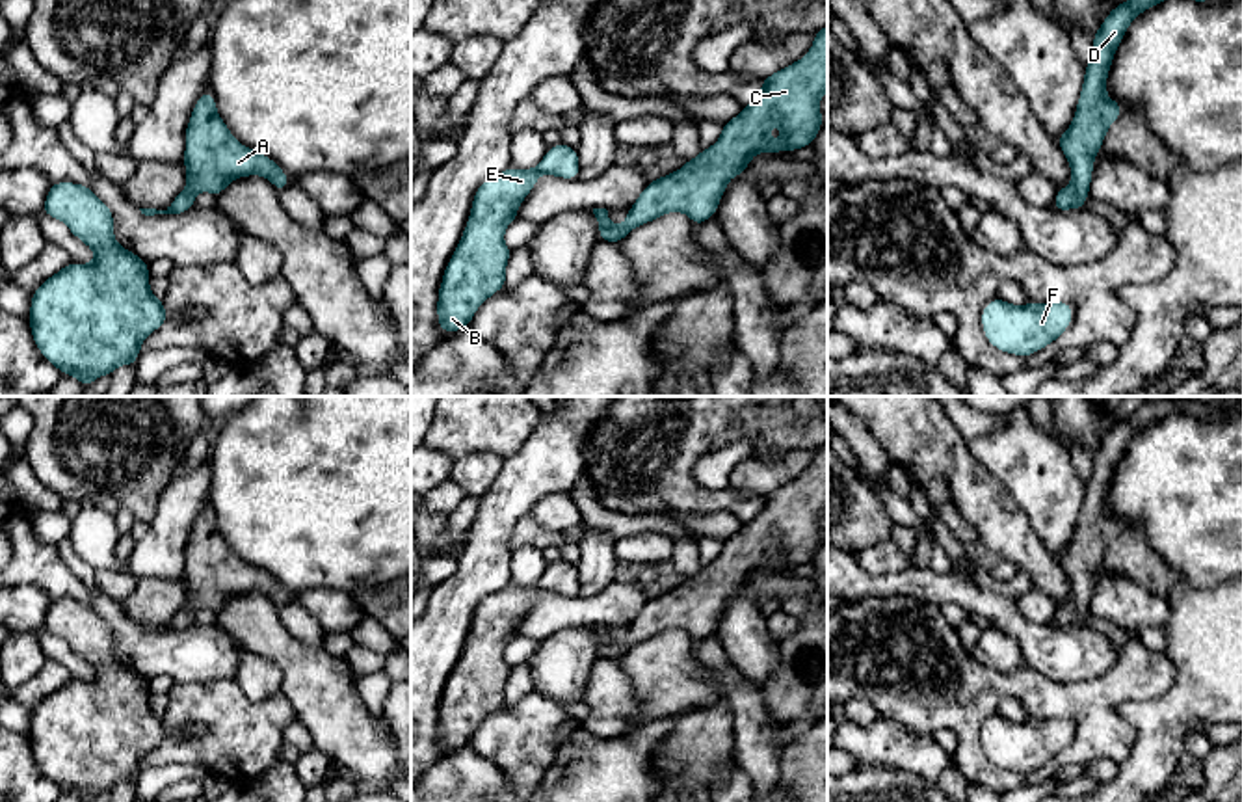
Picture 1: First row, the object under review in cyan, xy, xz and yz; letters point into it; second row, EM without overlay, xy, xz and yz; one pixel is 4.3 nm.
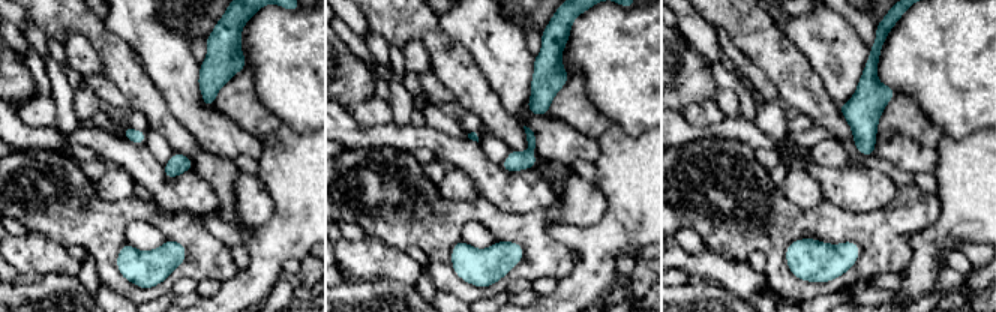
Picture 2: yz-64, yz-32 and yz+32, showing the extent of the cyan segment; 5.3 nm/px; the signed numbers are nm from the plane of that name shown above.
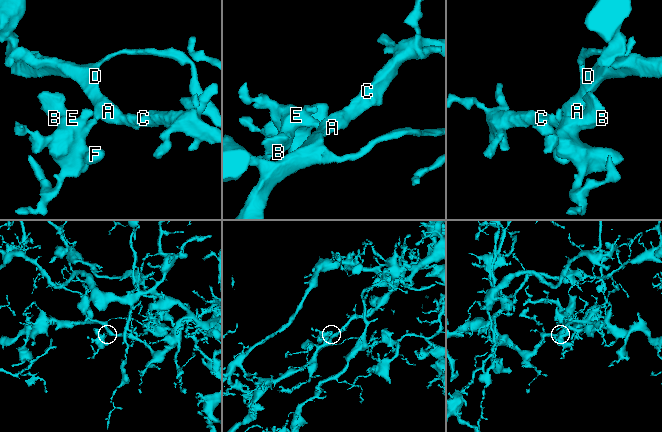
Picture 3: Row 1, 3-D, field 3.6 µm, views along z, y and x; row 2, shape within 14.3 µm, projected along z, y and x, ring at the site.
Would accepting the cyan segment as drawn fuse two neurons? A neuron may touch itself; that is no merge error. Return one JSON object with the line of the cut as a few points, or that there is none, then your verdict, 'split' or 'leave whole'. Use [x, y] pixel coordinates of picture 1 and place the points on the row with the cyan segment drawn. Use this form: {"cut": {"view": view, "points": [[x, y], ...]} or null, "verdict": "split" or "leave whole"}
{"cut": null, "verdict": "leave whole"}

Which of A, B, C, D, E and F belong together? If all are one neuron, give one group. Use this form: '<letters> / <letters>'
A B C D E F

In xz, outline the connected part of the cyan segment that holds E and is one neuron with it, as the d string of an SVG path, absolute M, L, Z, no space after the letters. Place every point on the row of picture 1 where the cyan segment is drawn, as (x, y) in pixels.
M565 143L548 147L535 167L509 166L474 192L469 221L439 287L437 324L443 331L469 327L478 307L506 287L511 249L504 242L504 231L517 220L521 203L543 173L578 179L576 149Z

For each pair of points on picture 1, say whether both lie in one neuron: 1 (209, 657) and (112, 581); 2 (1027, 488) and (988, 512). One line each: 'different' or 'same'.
1: different
2: different

